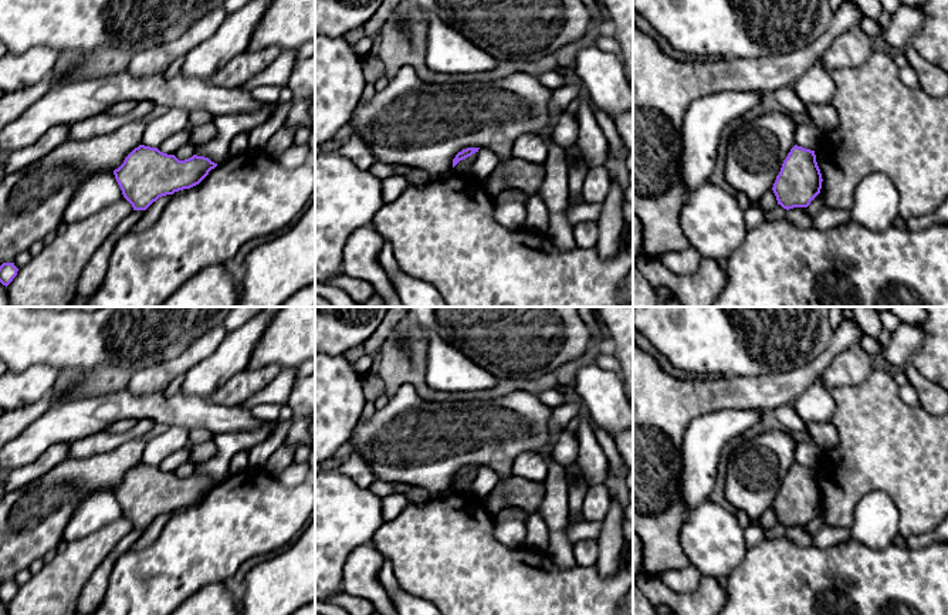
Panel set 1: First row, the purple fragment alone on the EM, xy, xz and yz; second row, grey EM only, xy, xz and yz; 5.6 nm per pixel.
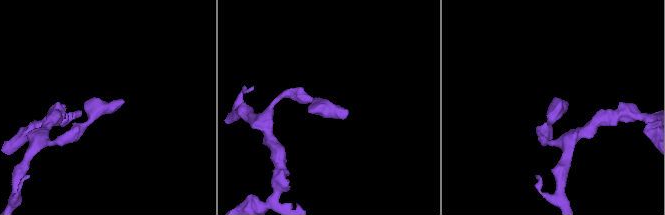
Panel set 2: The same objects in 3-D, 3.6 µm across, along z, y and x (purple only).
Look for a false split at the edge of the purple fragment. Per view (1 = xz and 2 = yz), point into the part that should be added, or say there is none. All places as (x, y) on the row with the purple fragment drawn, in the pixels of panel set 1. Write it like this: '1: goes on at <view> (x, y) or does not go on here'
1: does not go on here
2: does not go on here

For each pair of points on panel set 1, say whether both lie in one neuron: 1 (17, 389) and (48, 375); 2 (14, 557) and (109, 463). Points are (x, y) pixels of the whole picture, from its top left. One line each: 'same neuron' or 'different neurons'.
1: same neuron
2: same neuron

